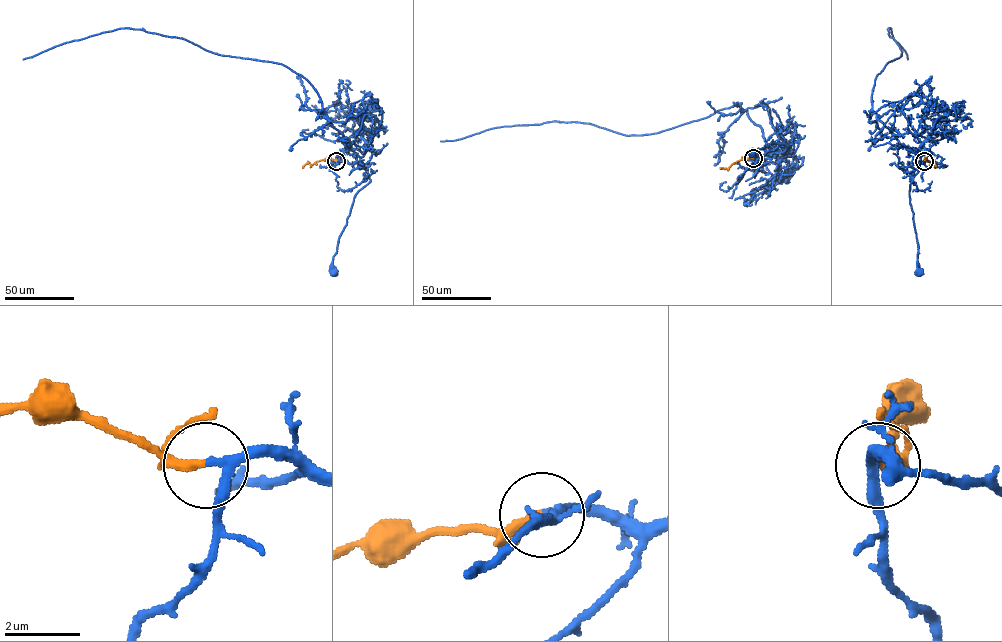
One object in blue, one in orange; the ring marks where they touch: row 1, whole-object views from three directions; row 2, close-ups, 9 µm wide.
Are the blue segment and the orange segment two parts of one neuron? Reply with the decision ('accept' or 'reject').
accept

